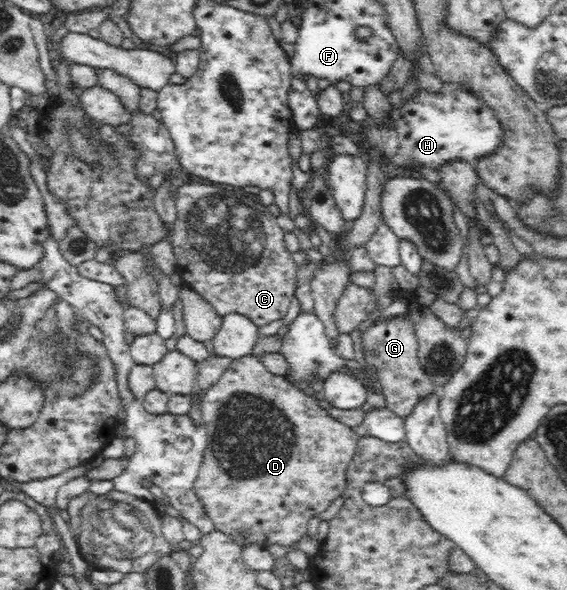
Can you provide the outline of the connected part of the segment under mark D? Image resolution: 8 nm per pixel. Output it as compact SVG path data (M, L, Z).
M254 355L231 362L220 380L206 390L201 410L207 446L193 490L202 501L204 513L216 530L227 533L242 548L253 544L264 546L264 542L285 546L289 566L305 572L309 556L298 548L298 542L306 535L310 519L343 497L347 467L359 442L358 433L330 418L316 399L306 396L282 375L268 372Z

